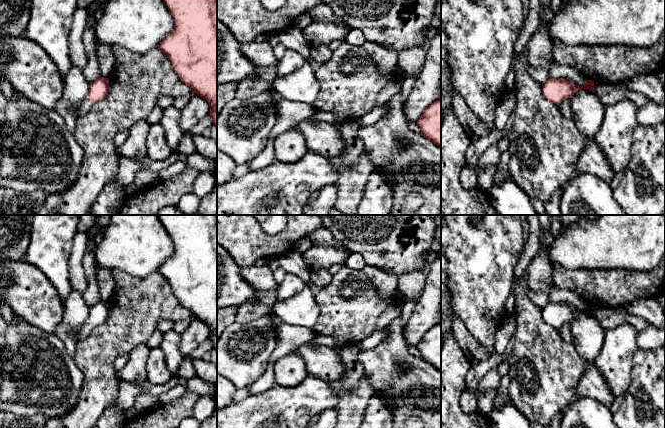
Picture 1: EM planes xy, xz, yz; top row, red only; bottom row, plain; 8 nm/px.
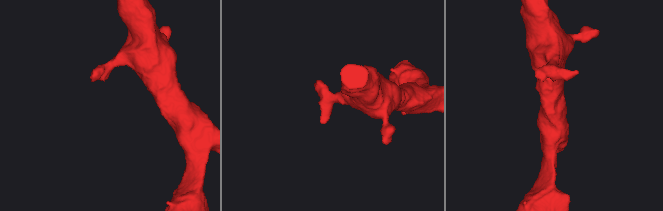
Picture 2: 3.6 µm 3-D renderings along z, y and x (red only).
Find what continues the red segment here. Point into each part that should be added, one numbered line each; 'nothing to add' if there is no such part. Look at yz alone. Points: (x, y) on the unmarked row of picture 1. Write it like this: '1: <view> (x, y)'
nothing to add

